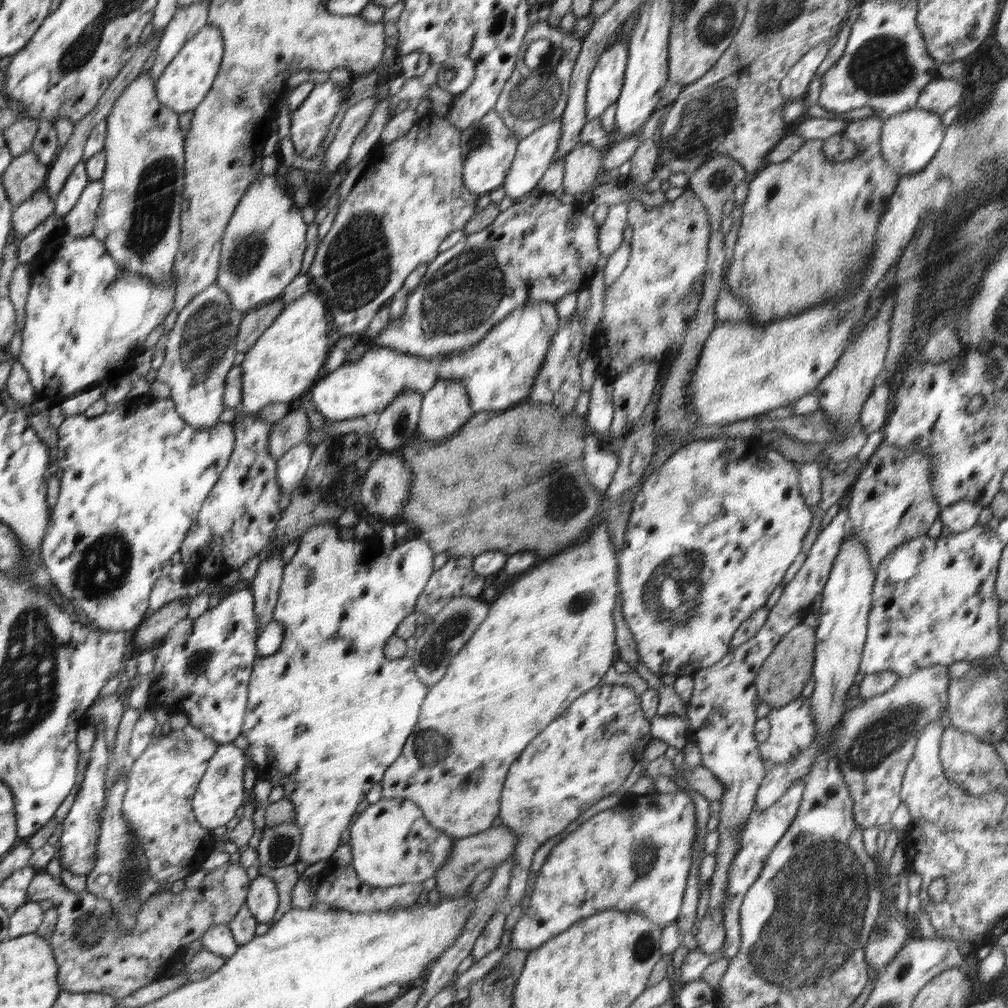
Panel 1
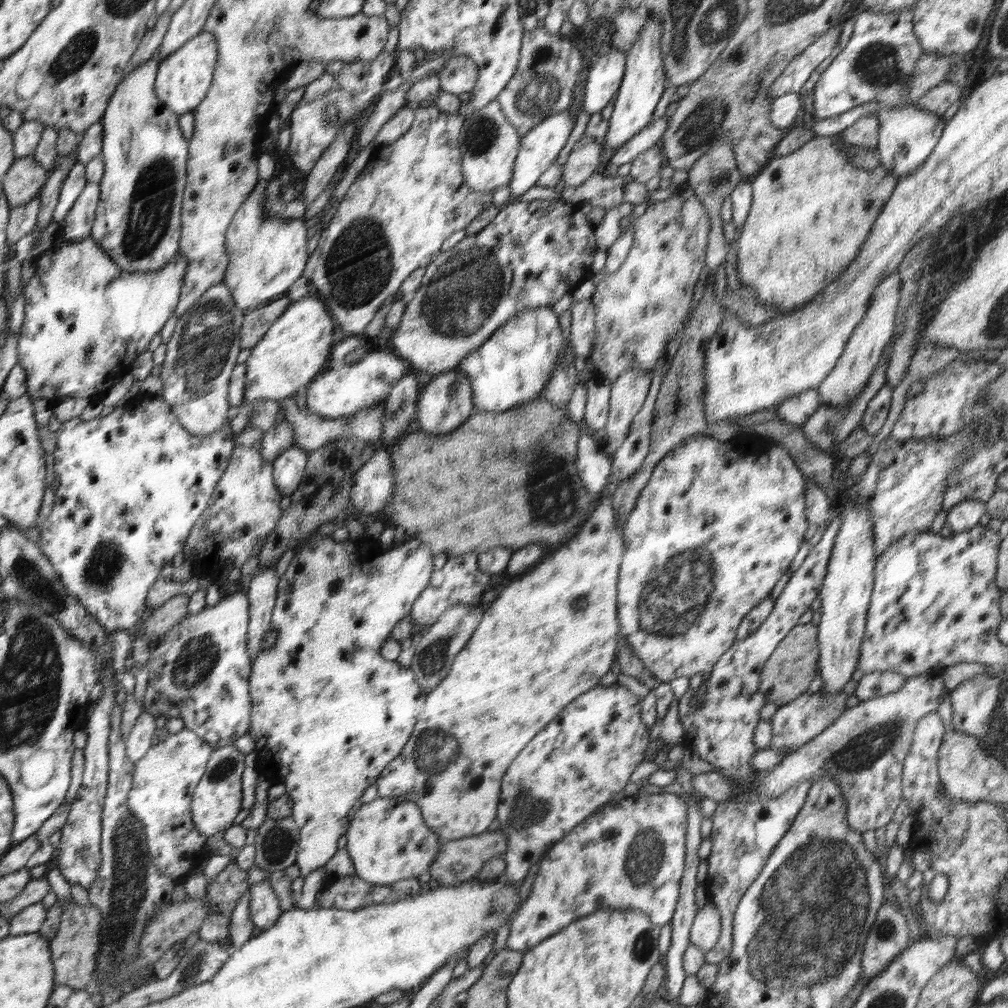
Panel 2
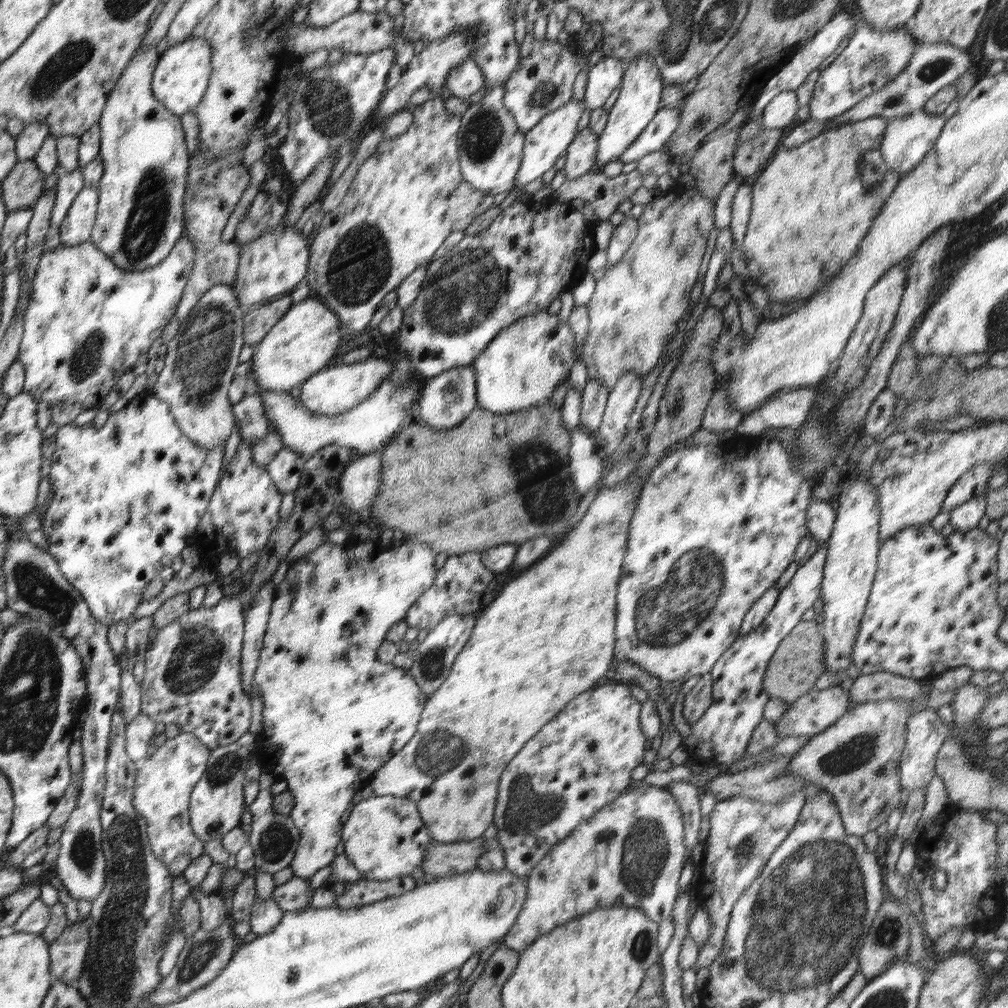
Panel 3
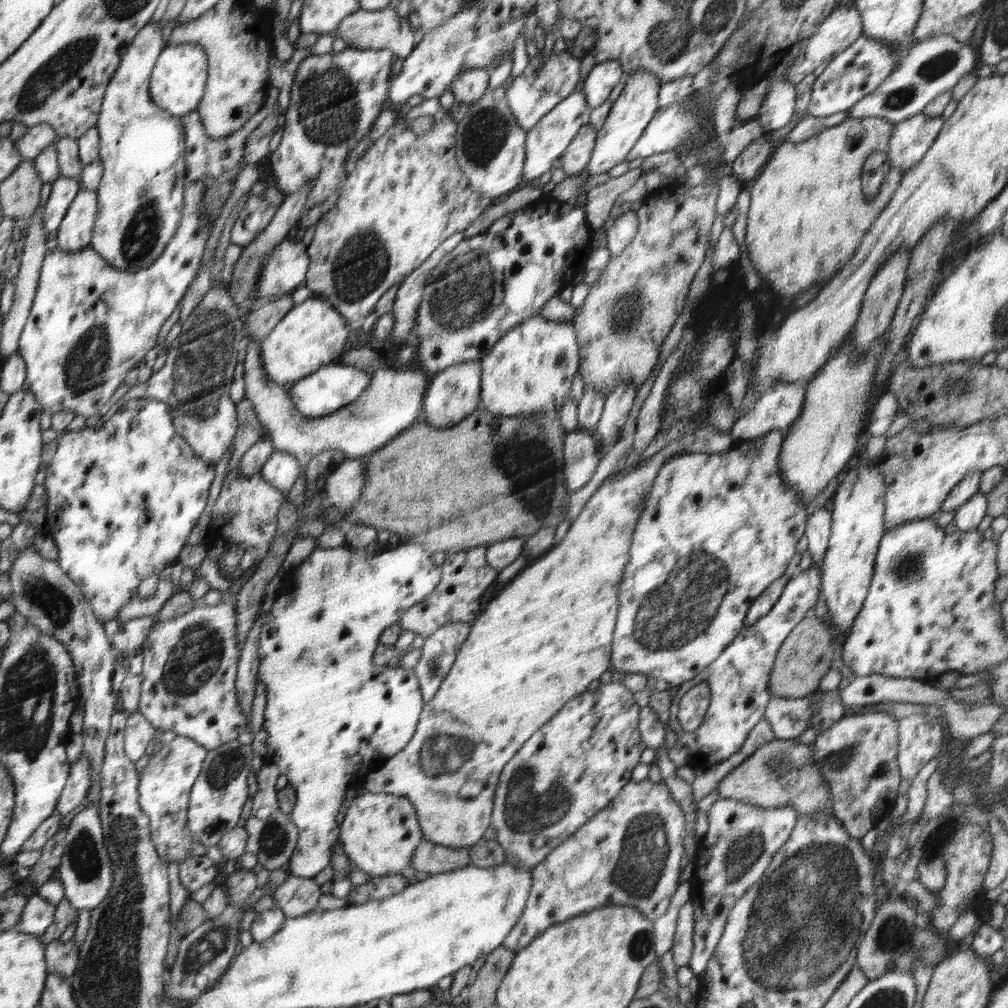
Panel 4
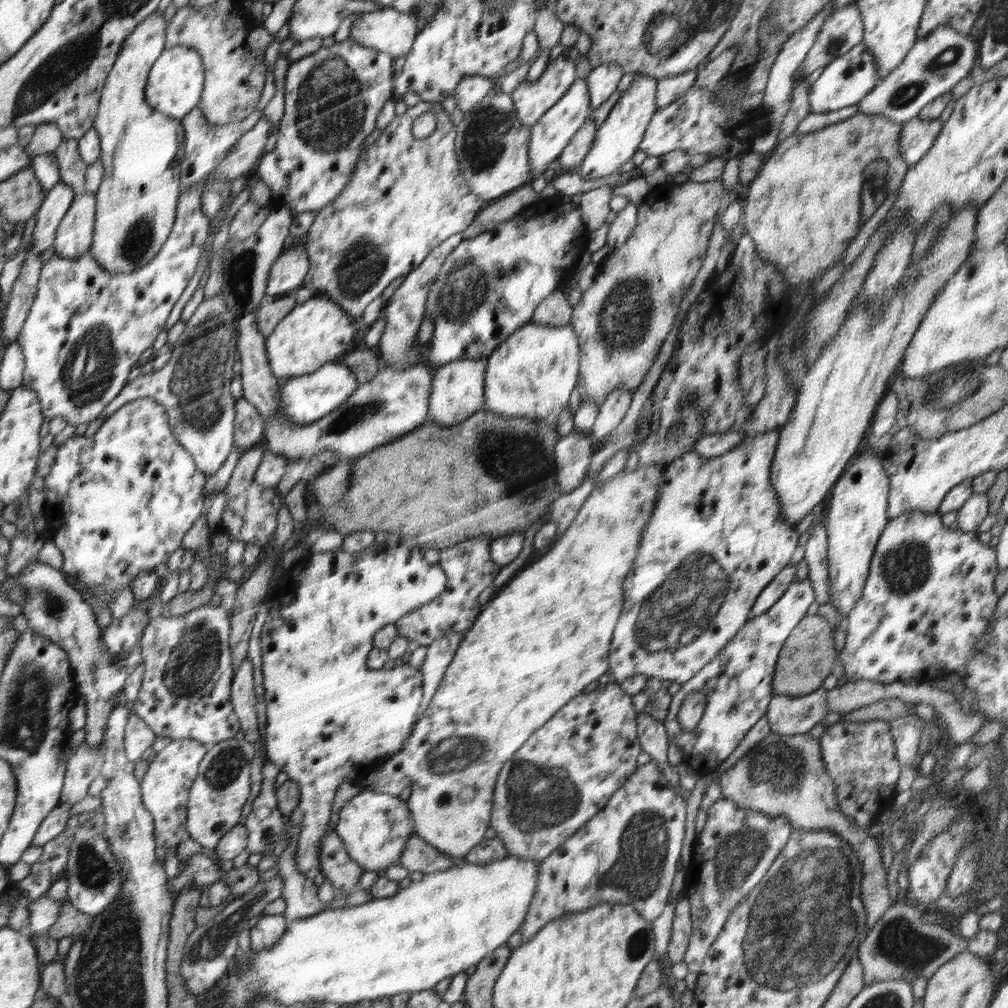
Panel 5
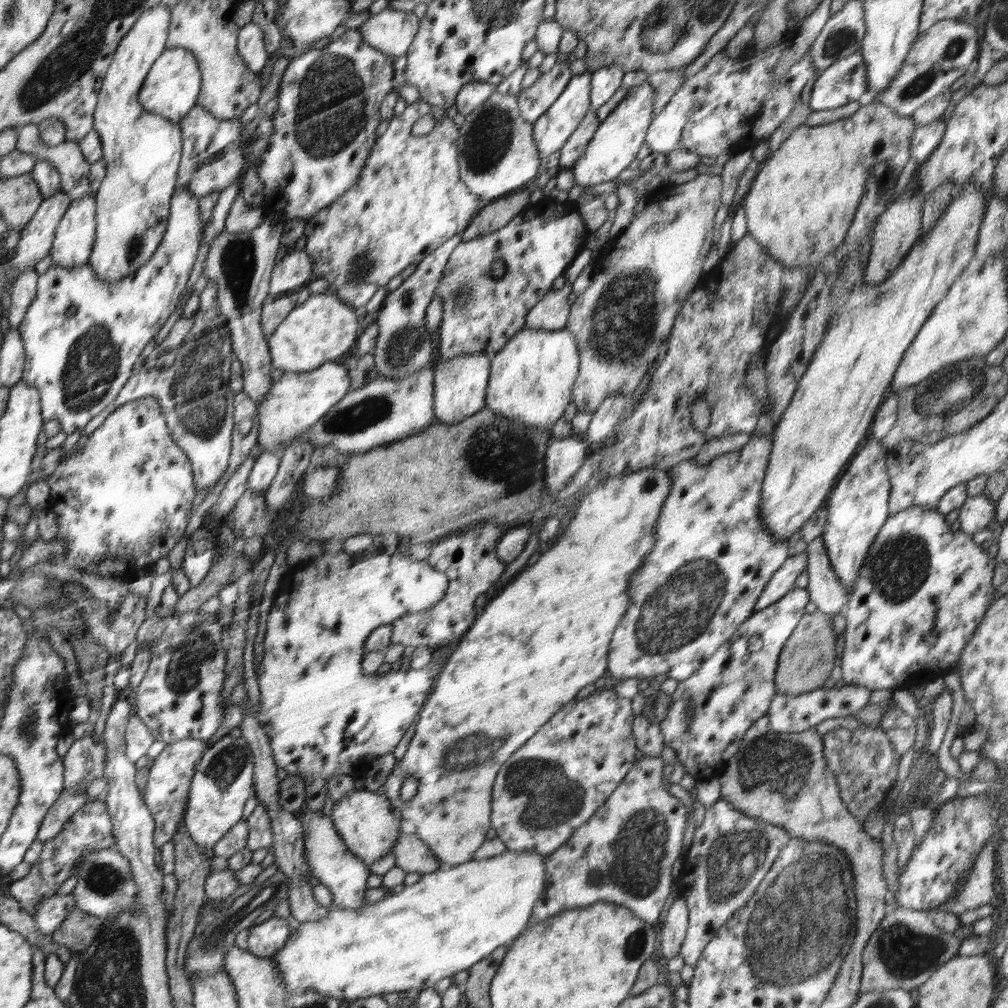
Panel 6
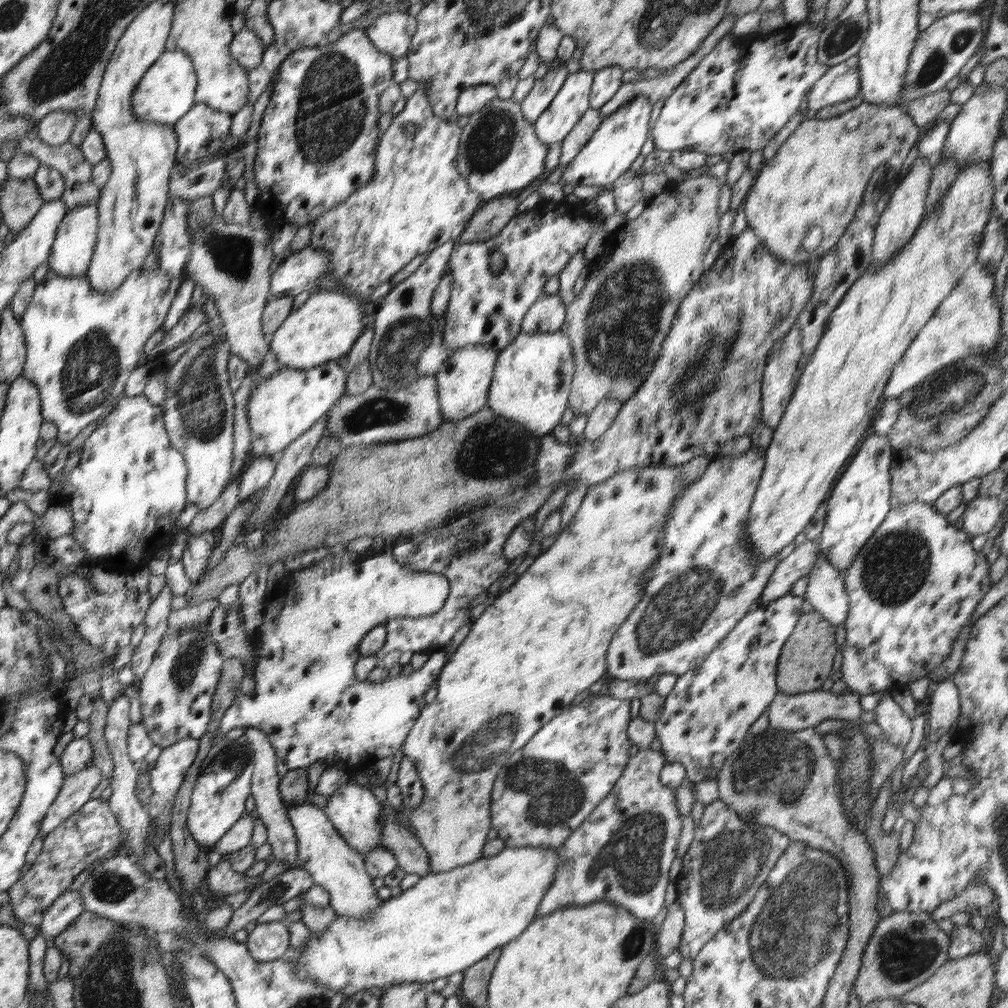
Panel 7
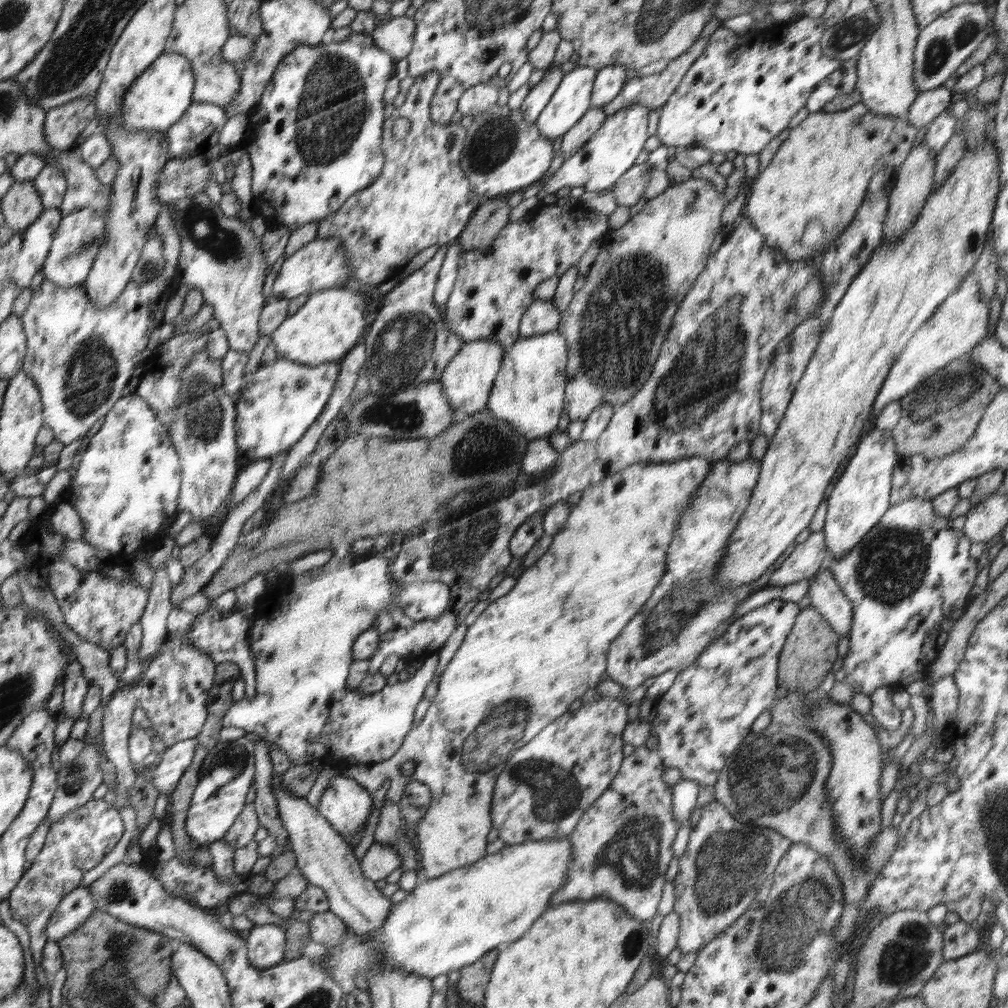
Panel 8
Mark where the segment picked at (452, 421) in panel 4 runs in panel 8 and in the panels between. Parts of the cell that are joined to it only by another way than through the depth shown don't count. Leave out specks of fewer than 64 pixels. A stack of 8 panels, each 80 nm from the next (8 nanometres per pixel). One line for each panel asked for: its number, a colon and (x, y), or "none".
5: (457, 389)
6: (460, 384)
7: (463, 382)
8: (468, 379)

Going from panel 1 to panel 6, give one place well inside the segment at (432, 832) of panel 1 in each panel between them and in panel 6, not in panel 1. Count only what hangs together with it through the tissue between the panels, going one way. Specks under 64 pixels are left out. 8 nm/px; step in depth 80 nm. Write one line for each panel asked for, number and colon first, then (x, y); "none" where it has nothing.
2: (388, 841)
3: (384, 837)
4: (380, 832)
5: (374, 826)
6: (366, 821)

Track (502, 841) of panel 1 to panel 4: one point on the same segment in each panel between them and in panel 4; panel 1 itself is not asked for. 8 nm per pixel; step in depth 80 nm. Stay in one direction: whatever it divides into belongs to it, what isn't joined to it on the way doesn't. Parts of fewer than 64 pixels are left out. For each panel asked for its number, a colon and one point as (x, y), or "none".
2: (459, 860)
3: (441, 859)
4: (430, 857)

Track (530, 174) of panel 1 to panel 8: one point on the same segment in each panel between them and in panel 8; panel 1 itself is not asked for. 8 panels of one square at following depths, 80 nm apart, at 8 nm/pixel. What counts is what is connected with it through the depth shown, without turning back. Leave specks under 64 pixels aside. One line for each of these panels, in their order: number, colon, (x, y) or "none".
2: (540, 148)
3: (545, 143)
4: (545, 143)
5: (548, 137)
6: (554, 128)
7: (565, 111)
8: (570, 102)

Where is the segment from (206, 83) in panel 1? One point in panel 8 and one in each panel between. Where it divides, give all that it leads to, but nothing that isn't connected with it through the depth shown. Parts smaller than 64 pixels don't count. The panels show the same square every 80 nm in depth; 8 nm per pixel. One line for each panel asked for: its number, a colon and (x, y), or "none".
2: (183, 82)
3: (180, 81)
4: (177, 82)
5: (176, 80)
6: (171, 88)
7: (167, 91)
8: (157, 99)

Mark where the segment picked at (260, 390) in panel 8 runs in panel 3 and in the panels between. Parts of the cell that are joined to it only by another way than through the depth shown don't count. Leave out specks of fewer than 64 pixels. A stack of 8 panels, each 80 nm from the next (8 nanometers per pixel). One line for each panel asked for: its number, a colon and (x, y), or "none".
3: (340, 388)
4: (333, 387)
5: (304, 399)
6: (297, 401)
7: (281, 408)

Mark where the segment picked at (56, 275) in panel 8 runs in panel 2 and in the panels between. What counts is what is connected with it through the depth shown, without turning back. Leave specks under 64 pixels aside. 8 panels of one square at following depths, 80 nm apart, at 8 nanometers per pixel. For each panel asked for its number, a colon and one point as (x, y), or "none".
2: (77, 226)
3: (76, 229)
4: (75, 233)
5: (74, 238)
6: (75, 236)
7: (75, 244)

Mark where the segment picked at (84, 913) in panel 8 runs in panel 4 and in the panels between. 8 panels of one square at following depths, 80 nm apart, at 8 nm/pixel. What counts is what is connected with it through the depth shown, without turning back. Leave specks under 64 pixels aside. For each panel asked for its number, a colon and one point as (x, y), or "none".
4: (38, 914)
5: (44, 912)
6: (50, 915)
7: (66, 909)

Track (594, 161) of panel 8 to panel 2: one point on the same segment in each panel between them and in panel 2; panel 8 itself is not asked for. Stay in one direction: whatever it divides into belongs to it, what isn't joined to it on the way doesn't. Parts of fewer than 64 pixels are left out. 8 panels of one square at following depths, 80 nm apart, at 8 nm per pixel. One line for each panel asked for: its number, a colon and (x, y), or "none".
2: (643, 83)
3: (641, 87)
4: (630, 115)
5: (617, 140)
6: (618, 139)
7: (609, 153)

